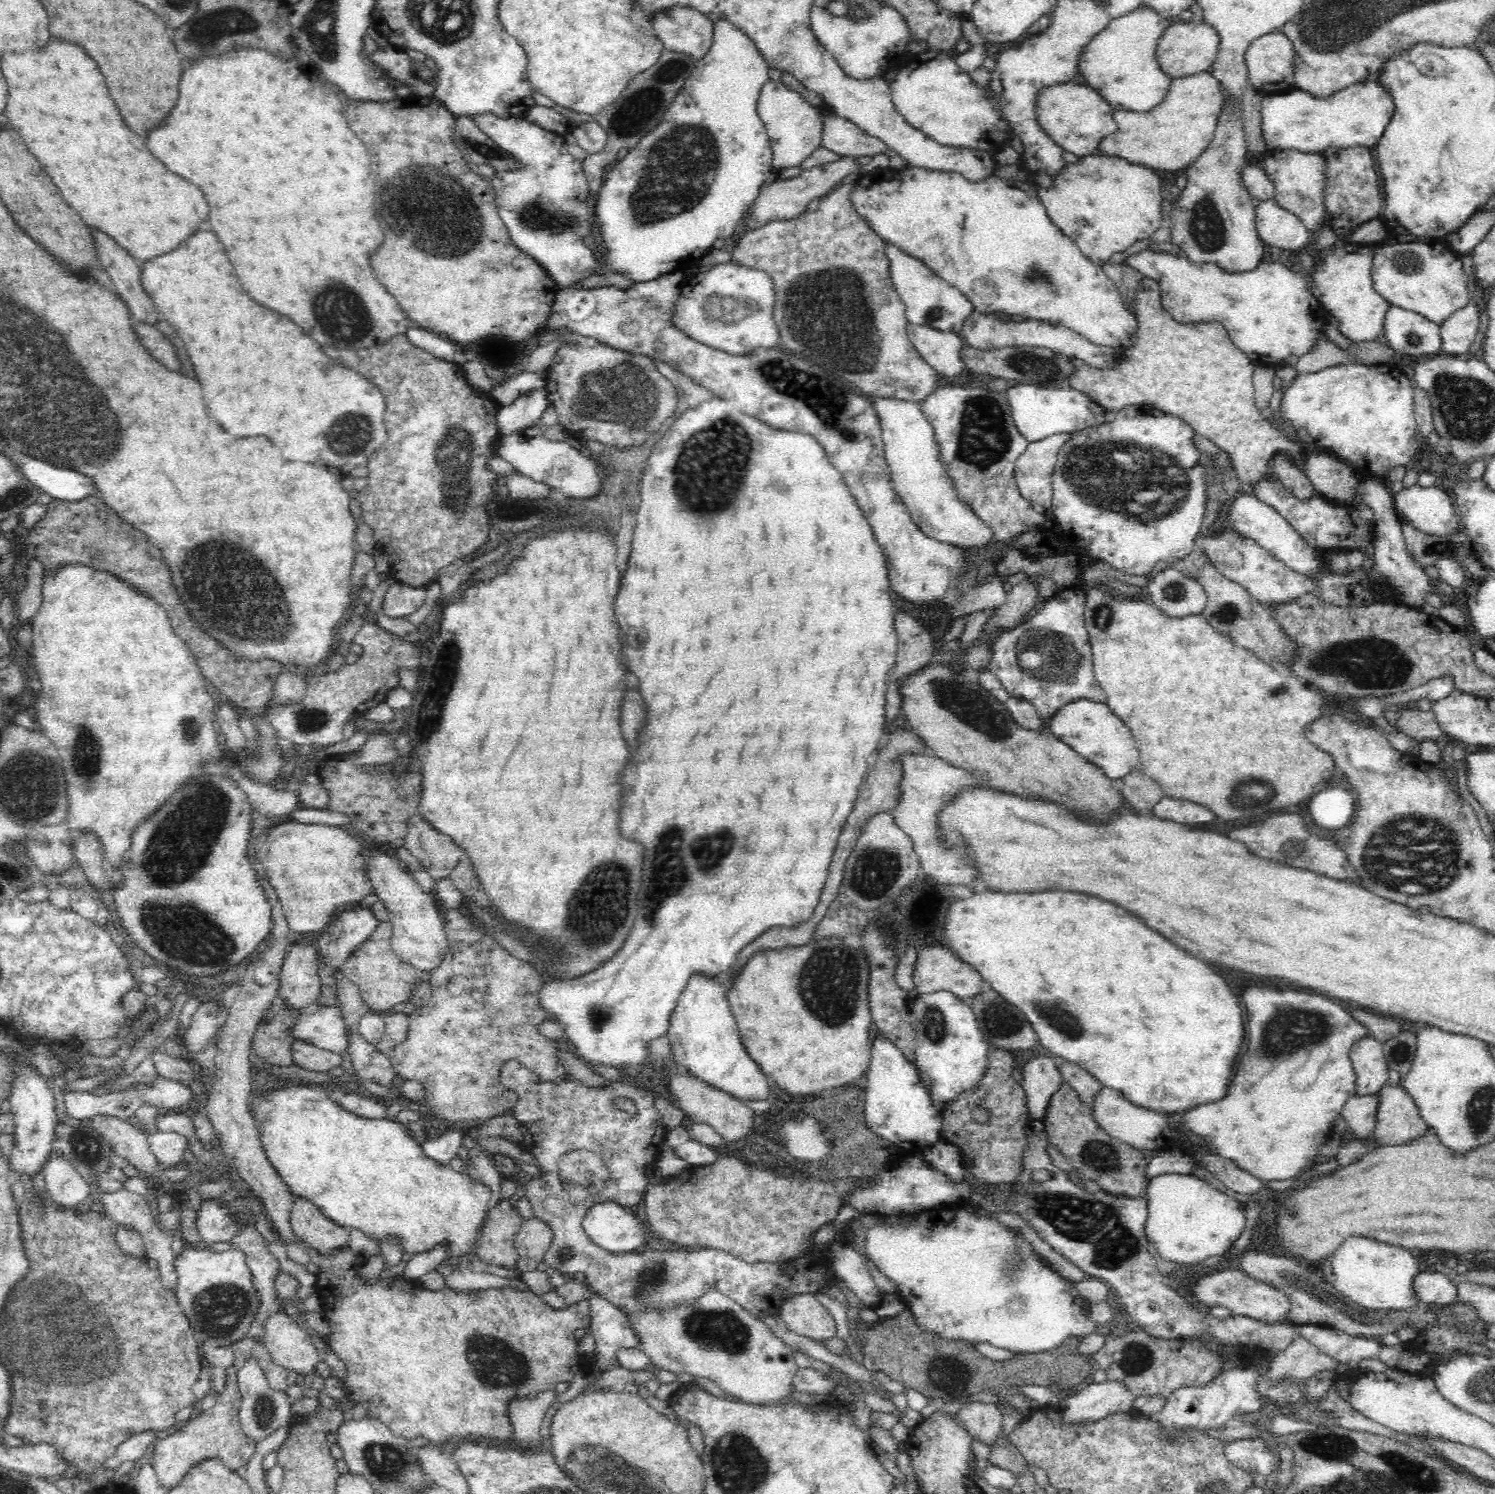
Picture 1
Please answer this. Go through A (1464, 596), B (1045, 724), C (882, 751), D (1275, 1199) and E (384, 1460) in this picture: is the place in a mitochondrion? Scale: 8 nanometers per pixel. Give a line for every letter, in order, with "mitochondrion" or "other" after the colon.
A: other
B: other
C: other
D: other
E: mitochondrion

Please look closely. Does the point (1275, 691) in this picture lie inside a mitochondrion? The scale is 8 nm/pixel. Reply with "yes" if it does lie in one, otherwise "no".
yes

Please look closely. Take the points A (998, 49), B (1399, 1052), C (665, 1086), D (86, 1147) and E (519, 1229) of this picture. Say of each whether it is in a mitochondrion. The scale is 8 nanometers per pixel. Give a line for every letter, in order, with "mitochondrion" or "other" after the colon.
A: other
B: mitochondrion
C: other
D: mitochondrion
E: other

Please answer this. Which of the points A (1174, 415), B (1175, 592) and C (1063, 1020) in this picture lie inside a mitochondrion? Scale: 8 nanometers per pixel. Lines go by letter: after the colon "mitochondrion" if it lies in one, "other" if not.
A: other
B: mitochondrion
C: mitochondrion

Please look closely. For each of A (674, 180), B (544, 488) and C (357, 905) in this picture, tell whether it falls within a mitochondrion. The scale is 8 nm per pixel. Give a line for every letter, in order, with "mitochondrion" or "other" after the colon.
A: mitochondrion
B: other
C: other

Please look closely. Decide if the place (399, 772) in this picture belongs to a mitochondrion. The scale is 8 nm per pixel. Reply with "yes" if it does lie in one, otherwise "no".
yes

